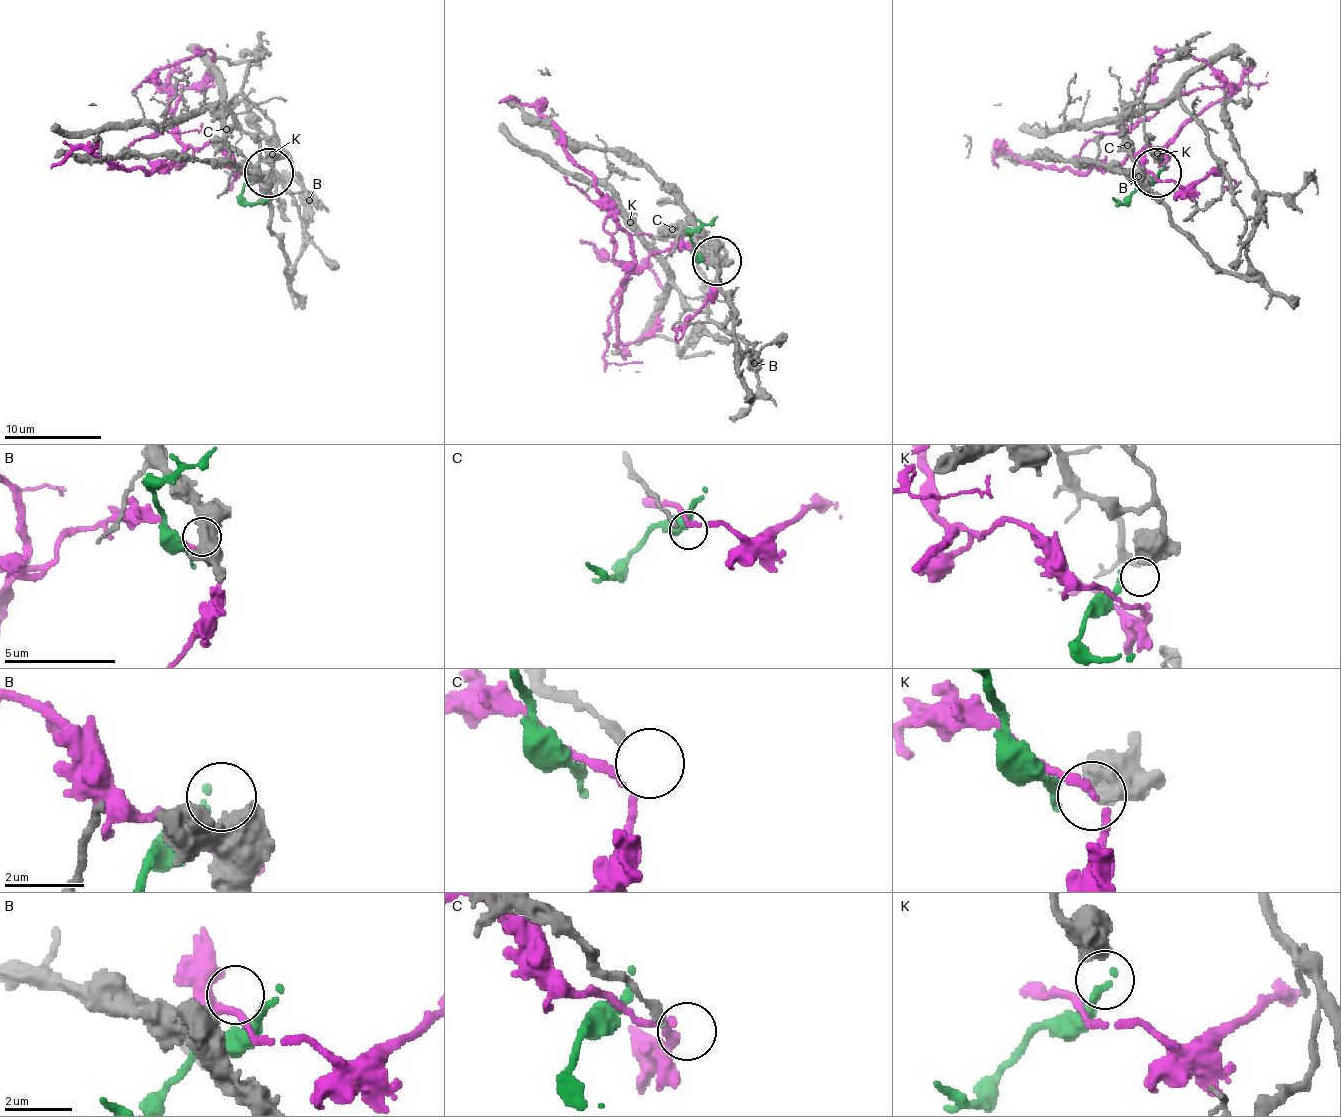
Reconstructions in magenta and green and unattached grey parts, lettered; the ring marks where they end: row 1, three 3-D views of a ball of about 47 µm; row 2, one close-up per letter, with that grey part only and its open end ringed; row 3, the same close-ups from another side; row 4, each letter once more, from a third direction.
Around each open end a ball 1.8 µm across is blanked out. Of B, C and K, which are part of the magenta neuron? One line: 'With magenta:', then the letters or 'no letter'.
With magenta: no letter

